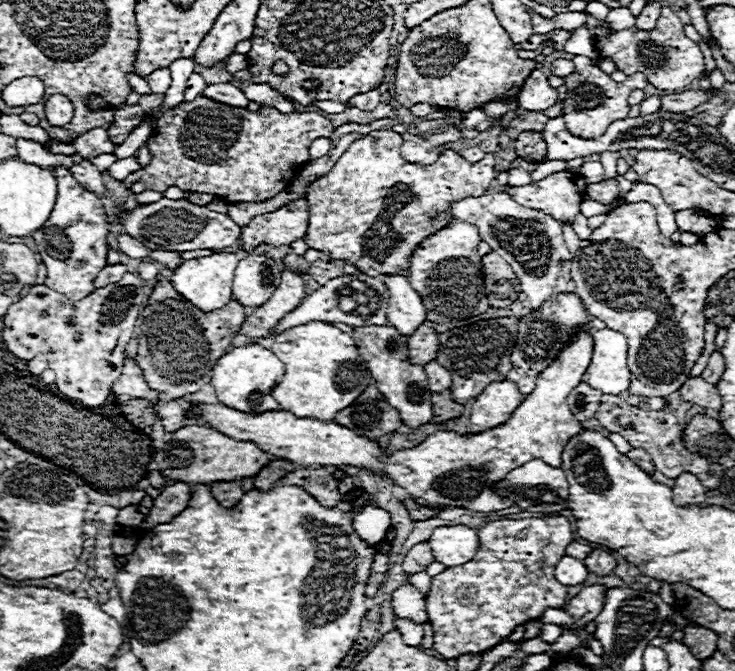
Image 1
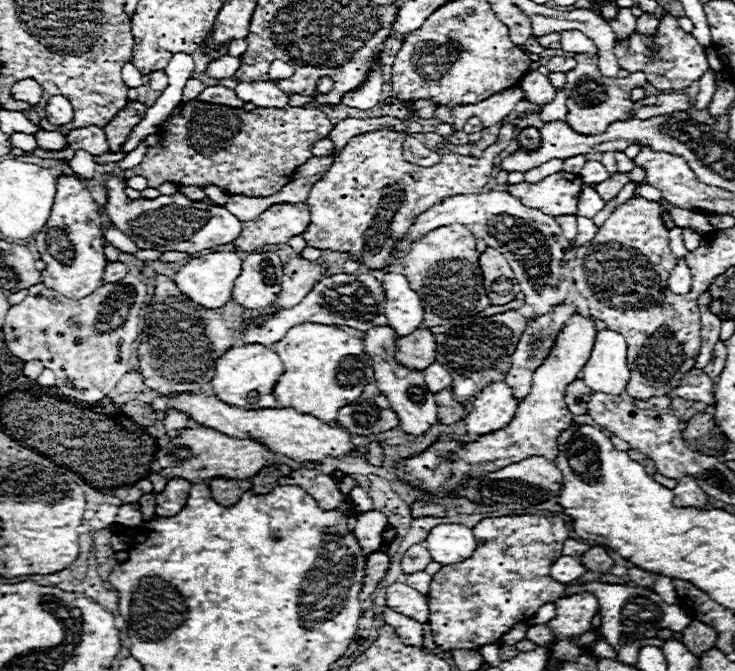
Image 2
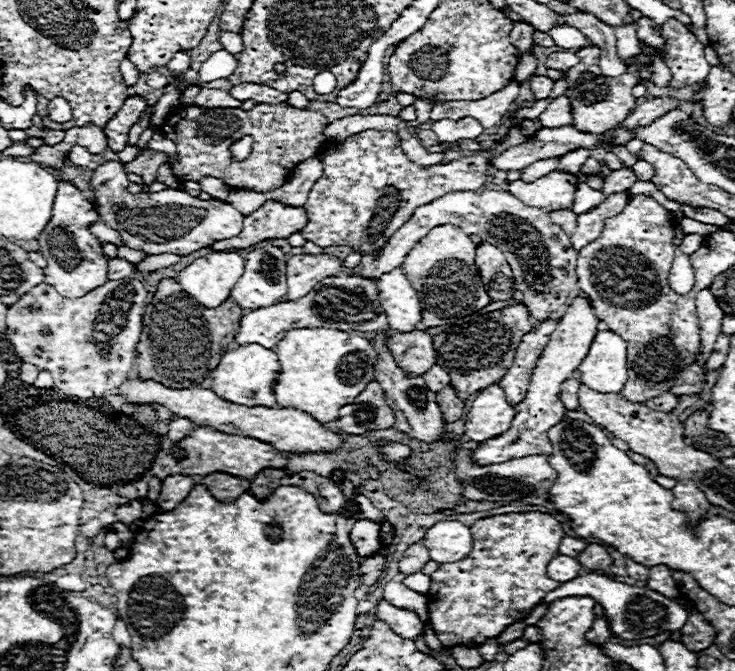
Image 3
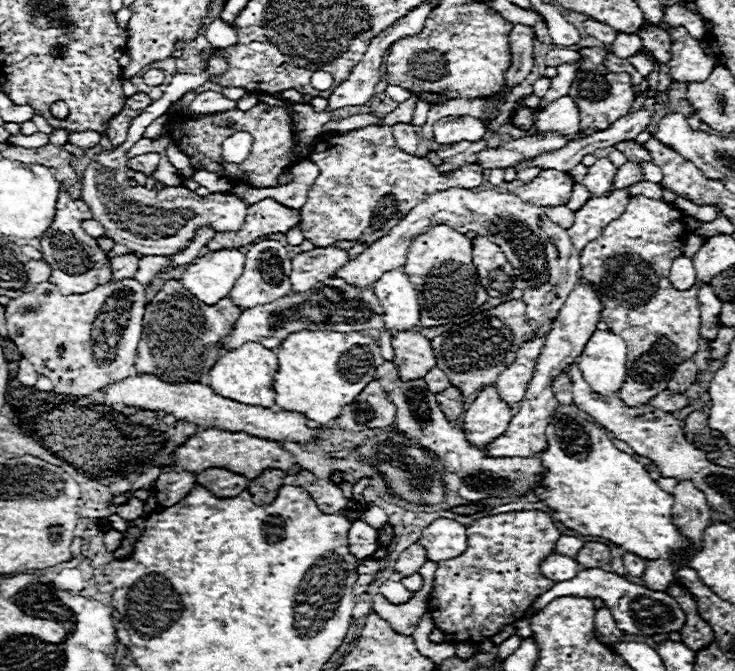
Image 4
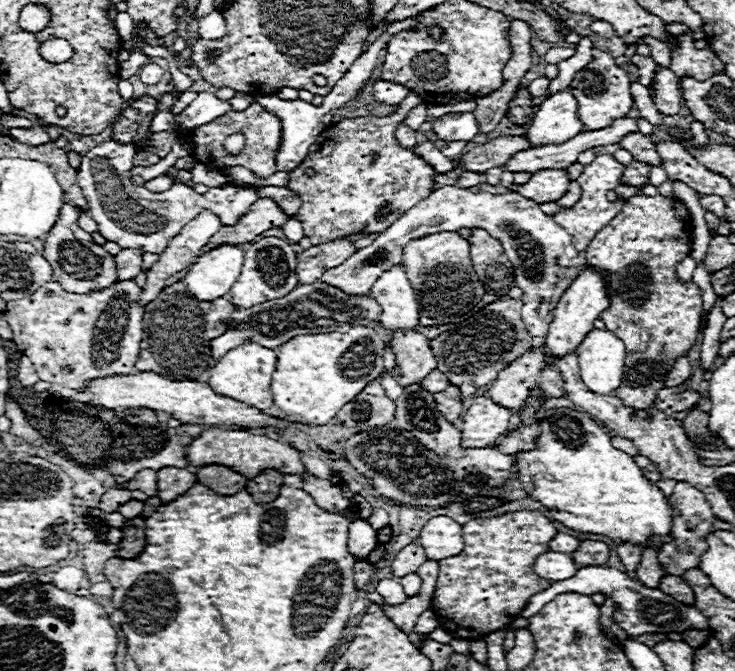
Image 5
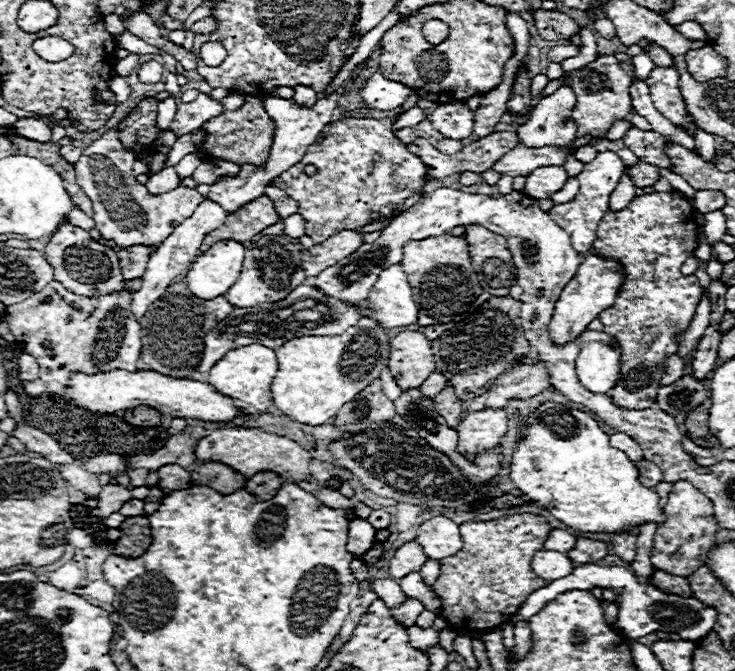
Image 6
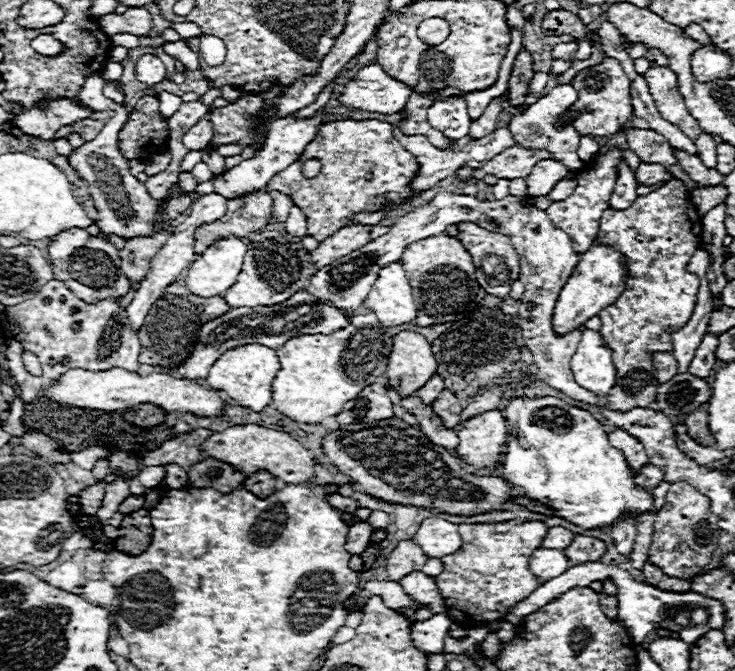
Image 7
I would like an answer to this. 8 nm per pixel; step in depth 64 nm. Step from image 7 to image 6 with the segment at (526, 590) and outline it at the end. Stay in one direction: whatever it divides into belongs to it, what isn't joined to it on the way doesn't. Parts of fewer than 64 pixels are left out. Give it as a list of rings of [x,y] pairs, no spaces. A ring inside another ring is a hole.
[[[538,514],[460,524],[464,546],[460,554],[440,560],[440,576],[434,582],[442,602],[442,616],[456,632],[490,630],[508,622],[524,598],[546,584],[532,572],[530,562],[532,554],[544,548],[550,530],[550,524]]]

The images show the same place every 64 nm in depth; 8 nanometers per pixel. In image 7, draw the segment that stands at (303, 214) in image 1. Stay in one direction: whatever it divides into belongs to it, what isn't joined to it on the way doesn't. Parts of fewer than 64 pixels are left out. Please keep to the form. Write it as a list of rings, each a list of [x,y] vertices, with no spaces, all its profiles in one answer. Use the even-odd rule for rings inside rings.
[[[258,190],[246,196],[236,196],[228,200],[226,214],[210,224],[202,224],[194,234],[194,252],[202,254],[214,240],[226,238],[230,234],[244,238],[246,234],[260,230],[272,218],[272,198],[268,192]]]

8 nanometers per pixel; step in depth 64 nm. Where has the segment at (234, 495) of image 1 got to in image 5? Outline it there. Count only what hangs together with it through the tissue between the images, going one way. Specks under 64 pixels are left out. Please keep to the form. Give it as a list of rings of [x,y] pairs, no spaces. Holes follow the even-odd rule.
[[[210,464],[210,466],[202,466],[196,472],[196,482],[204,484],[208,488],[212,488],[216,494],[222,496],[232,496],[240,490],[246,488],[246,478],[238,472],[234,472],[228,466],[220,466],[220,464]]]

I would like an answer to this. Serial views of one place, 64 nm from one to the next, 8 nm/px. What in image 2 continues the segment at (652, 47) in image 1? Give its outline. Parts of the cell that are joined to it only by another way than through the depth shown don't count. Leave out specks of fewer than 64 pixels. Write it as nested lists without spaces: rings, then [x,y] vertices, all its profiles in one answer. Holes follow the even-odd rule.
[[[666,14],[660,20],[658,34],[654,38],[632,34],[630,44],[616,42],[614,54],[618,58],[618,64],[628,72],[642,70],[648,78],[648,82],[660,90],[682,90],[688,88],[692,82],[700,80],[704,72],[710,68],[706,60],[706,50],[696,42],[696,38],[680,28],[676,18],[672,14]]]

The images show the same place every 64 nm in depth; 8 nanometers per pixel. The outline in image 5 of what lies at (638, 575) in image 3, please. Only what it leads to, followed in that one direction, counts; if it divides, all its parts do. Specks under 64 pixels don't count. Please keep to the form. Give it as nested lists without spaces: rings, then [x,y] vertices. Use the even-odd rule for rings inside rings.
[[[622,542],[622,544],[618,544],[616,552],[618,552],[622,564],[626,566],[626,570],[628,570],[628,572],[634,572],[636,566],[638,566],[638,562],[640,562],[640,548],[634,546],[634,544]]]

